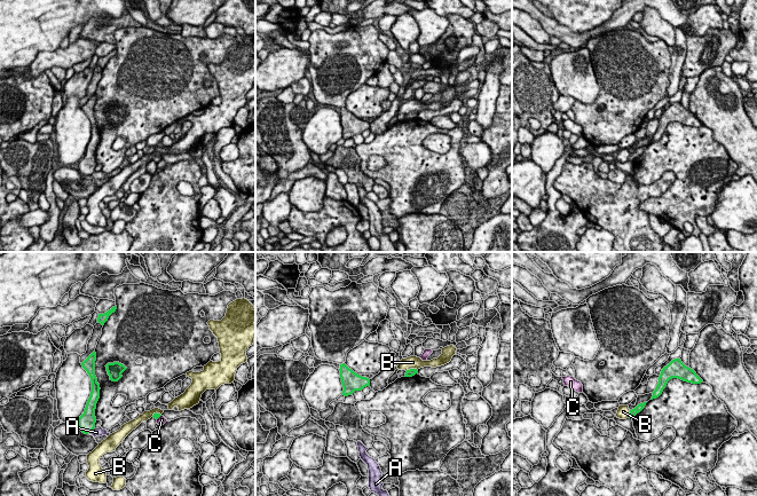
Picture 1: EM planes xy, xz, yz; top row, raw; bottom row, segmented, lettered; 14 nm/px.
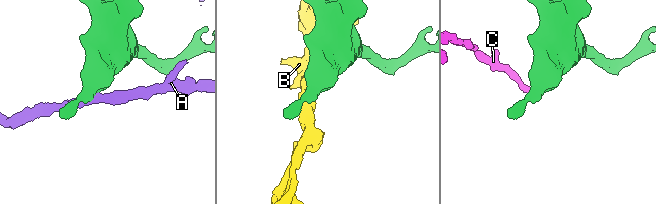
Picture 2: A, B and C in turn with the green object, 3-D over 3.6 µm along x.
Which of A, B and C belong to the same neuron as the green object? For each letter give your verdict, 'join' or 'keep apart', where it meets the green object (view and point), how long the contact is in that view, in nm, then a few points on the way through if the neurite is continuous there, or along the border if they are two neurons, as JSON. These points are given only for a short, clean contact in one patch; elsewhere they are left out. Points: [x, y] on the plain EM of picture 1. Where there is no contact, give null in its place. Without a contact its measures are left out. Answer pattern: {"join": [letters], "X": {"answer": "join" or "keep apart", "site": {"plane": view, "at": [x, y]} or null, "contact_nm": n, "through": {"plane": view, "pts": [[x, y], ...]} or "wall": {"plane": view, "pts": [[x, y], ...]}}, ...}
{"join": [], "A": {"answer": "keep apart", "site": {"plane": "xy", "at": [92, 173]}, "contact_nm": 110}, "B": {"answer": "keep apart", "site": {"plane": "xz", "at": [411, 112]}, "contact_nm": 180, "wall": {"plane": "xz", "pts": [[417, 112], [405, 113]]}}, "C": {"answer": "keep apart", "site": {"plane": "xy", "at": [159, 159]}, "contact_nm": 100, "wall": {"plane": "xy", "pts": [[160, 158], [157, 163]]}}}

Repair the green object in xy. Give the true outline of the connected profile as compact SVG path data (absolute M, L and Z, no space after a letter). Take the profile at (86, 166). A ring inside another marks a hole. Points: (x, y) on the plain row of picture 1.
M95 94L81 107L82 111L87 115L92 125L92 135L90 140L87 144L84 157L78 162L78 171L79 173L88 178L95 172L96 160L95 152L96 147L100 142L100 127L97 126L97 121L95 119L95 104L96 96Z

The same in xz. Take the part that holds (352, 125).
M345 107L340 108L340 121L342 126L342 139L348 140L355 134L362 134L364 131L370 129L370 123L362 120L349 112Z

